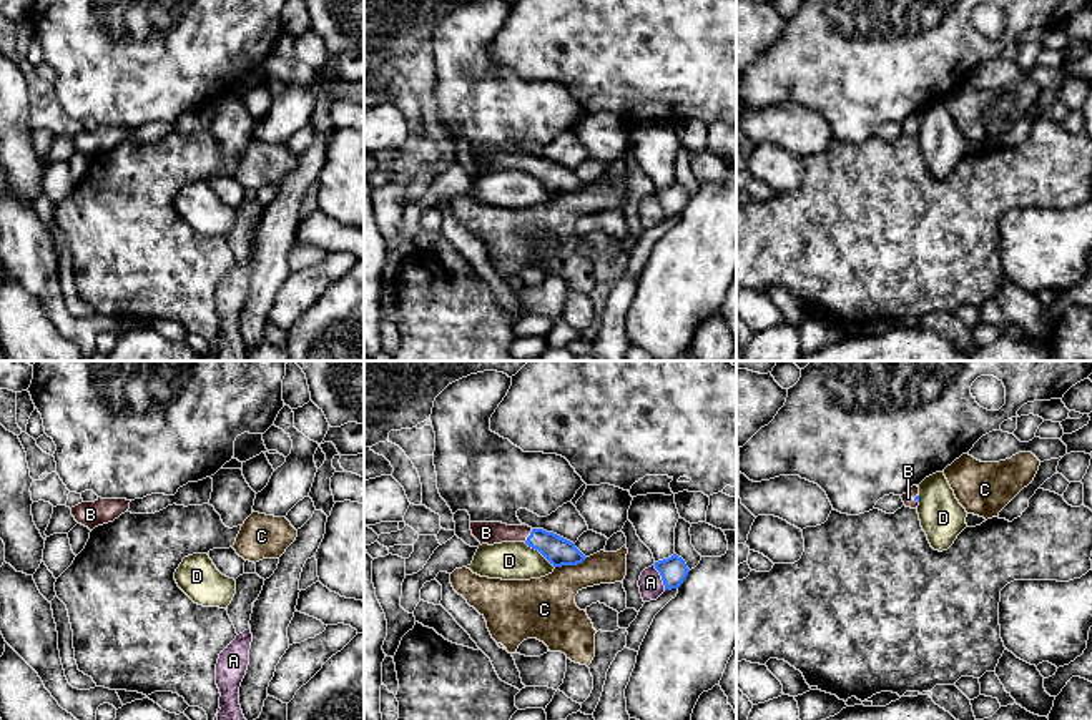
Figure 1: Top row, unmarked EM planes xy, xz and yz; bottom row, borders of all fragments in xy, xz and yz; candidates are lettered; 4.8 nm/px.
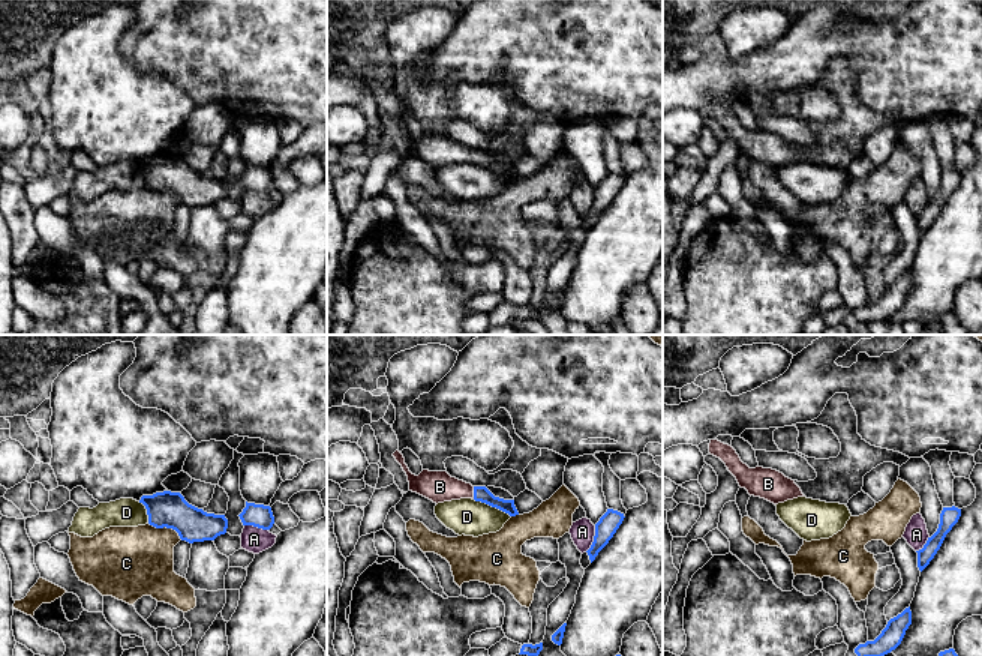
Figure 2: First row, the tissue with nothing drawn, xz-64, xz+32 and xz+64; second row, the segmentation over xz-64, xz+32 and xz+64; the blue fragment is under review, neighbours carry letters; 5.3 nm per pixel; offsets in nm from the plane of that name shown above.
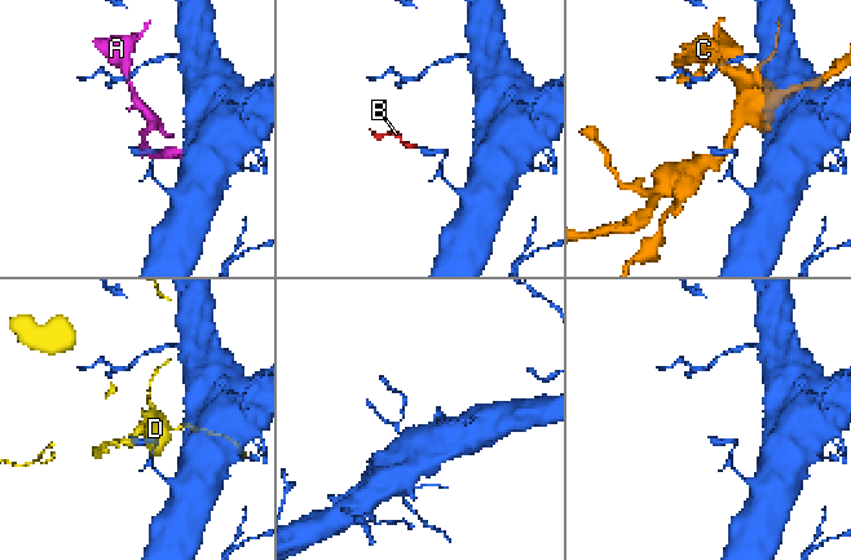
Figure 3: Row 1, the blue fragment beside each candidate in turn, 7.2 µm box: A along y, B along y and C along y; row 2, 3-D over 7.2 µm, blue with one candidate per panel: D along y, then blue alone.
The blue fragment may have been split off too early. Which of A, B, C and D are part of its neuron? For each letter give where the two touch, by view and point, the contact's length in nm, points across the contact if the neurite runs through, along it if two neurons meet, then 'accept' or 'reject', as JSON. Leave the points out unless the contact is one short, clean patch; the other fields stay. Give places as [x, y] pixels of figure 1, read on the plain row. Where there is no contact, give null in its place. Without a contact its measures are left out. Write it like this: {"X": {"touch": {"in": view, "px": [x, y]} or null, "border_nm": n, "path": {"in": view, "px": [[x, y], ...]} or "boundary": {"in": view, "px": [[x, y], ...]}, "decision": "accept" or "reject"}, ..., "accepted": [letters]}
{"A": {"touch": {"in": "xz", "px": [662, 205]}, "border_nm": 140, "decision": "reject"}, "B": {"touch": {"in": "xz", "px": [529, 163]}, "border_nm": 80, "path": {"in": "xz", "px": [[559, 178], [529, 163], [486, 160]]}, "decision": "accept"}, "C": {"touch": {"in": "xz", "px": [570, 192]}, "border_nm": 170, "decision": "reject"}, "D": {"touch": {"in": "xz", "px": [539, 178]}, "border_nm": 200, "boundary": {"in": "xz", "px": [[524, 170], [534, 175], [554, 195]]}, "decision": "reject"}, "accepted": ["B"]}

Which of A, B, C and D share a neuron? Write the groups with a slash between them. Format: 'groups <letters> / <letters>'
groups A / B / C / D

